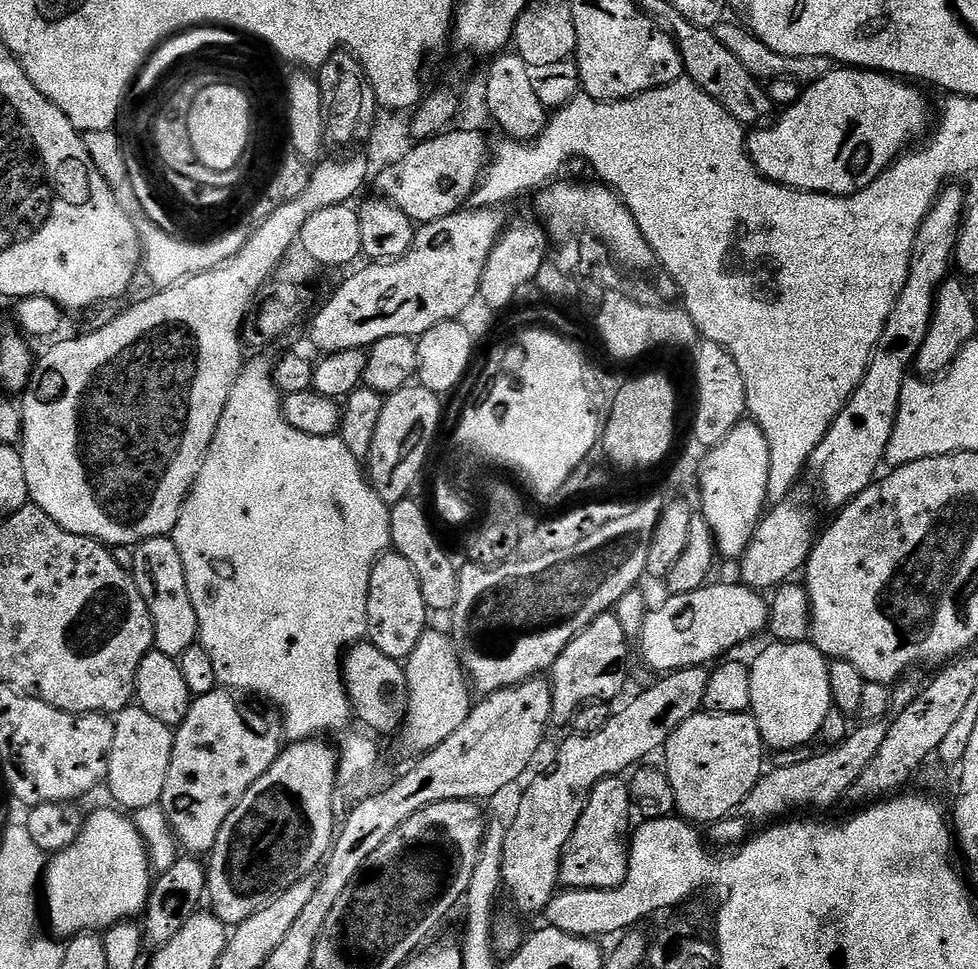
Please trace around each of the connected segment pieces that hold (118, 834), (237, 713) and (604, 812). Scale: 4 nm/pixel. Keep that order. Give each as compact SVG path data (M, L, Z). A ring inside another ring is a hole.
M107 807L98 809L92 817L89 815L76 841L47 861L42 877L42 896L43 899L44 896L48 899L46 924L53 937L71 938L79 936L81 932L100 934L115 924L139 917L148 907L148 896L152 893L154 883L154 869L150 863L148 846L141 839L135 823L123 811Z
M217 686L212 693L195 697L188 705L186 718L174 732L170 774L166 774L166 787L162 790L159 805L164 809L179 847L188 854L211 853L218 830L222 830L222 822L226 822L230 810L242 802L246 790L250 790L250 786L254 786L254 782L258 782L258 778L274 766L286 740L279 715L267 716L248 704L239 704L235 699L239 700L223 686Z
M607 776L590 794L586 806L582 810L582 818L578 818L578 826L574 826L574 834L564 847L564 857L560 860L559 883L567 888L617 888L628 873L628 857L630 840L628 823L634 819L629 781L620 776Z

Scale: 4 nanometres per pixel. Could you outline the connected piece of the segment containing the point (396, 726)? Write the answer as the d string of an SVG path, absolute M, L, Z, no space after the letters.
M371 642L352 645L342 657L344 670L344 689L348 691L348 701L352 703L352 715L361 720L369 733L392 736L401 731L404 718L408 714L408 683L404 664L390 658L378 650Z

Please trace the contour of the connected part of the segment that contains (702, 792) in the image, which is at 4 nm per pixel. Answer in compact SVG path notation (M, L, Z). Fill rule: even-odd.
M701 710L686 718L662 749L662 768L673 788L675 811L700 826L728 819L759 782L766 768L764 755L758 722L748 712L715 716Z

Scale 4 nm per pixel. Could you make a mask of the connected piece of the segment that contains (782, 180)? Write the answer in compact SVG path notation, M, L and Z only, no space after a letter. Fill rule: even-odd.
M851 66L833 67L832 72L820 81L807 85L801 91L798 102L783 109L780 117L775 117L777 120L773 128L761 127L753 131L756 132L753 136L751 133L747 137L748 154L760 175L775 184L797 188L800 192L852 196L855 192L866 190L870 182L877 180L900 159L905 149L915 145L929 131L928 100L916 88L919 87L891 74Z

